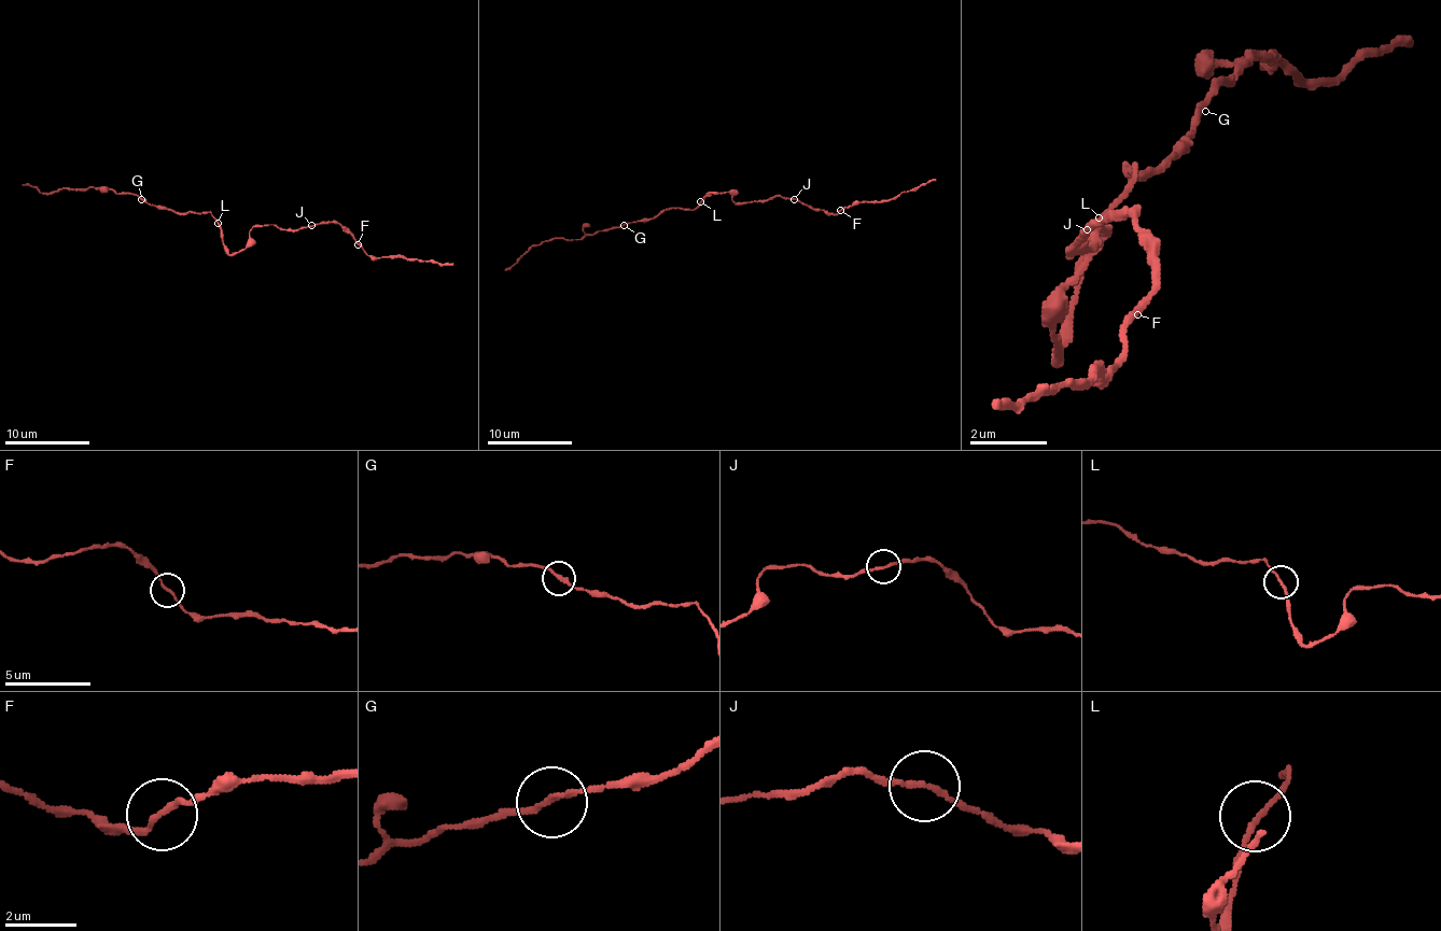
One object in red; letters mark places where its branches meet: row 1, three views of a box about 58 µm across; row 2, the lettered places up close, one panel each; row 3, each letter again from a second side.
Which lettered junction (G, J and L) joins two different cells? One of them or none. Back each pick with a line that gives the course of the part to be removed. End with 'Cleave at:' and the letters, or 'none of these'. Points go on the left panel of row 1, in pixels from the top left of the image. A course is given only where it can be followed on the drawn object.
Cleave at: none of these

